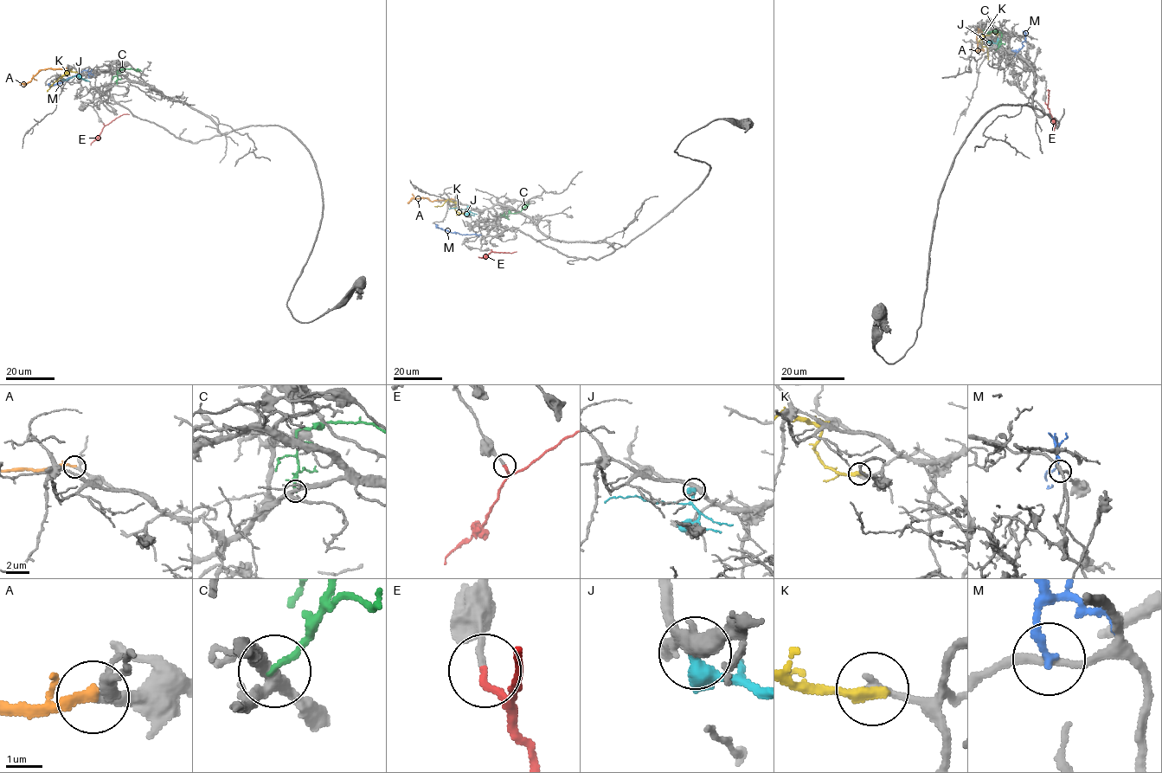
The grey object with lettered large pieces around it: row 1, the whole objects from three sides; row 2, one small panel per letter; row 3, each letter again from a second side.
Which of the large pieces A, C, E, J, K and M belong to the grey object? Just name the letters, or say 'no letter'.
A, E

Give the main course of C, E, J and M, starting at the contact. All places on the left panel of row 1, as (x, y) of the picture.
C: (116, 84), (118, 70), (141, 70)
E: (104, 124), (106, 125), (123, 114), (129, 114)
J: (81, 76), (61, 80)
M: (89, 77), (88, 73), (83, 70), (63, 81), (48, 84)

